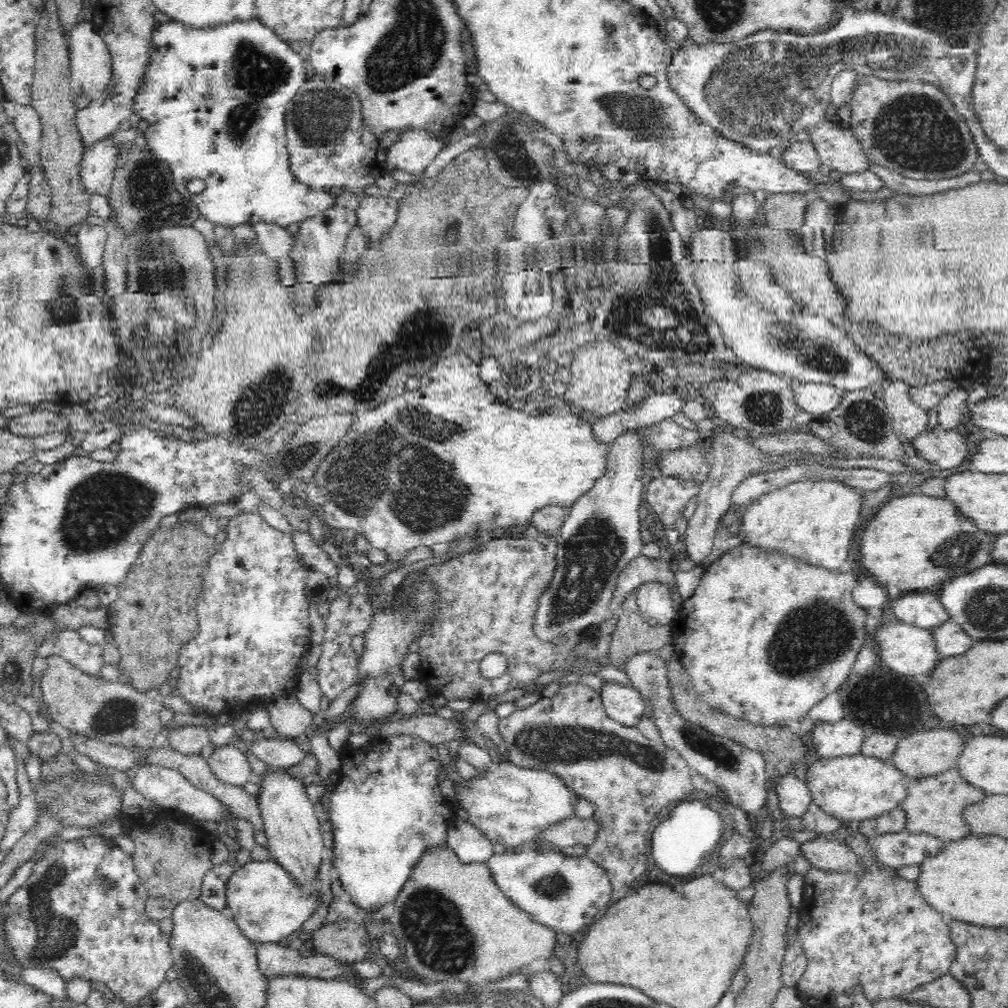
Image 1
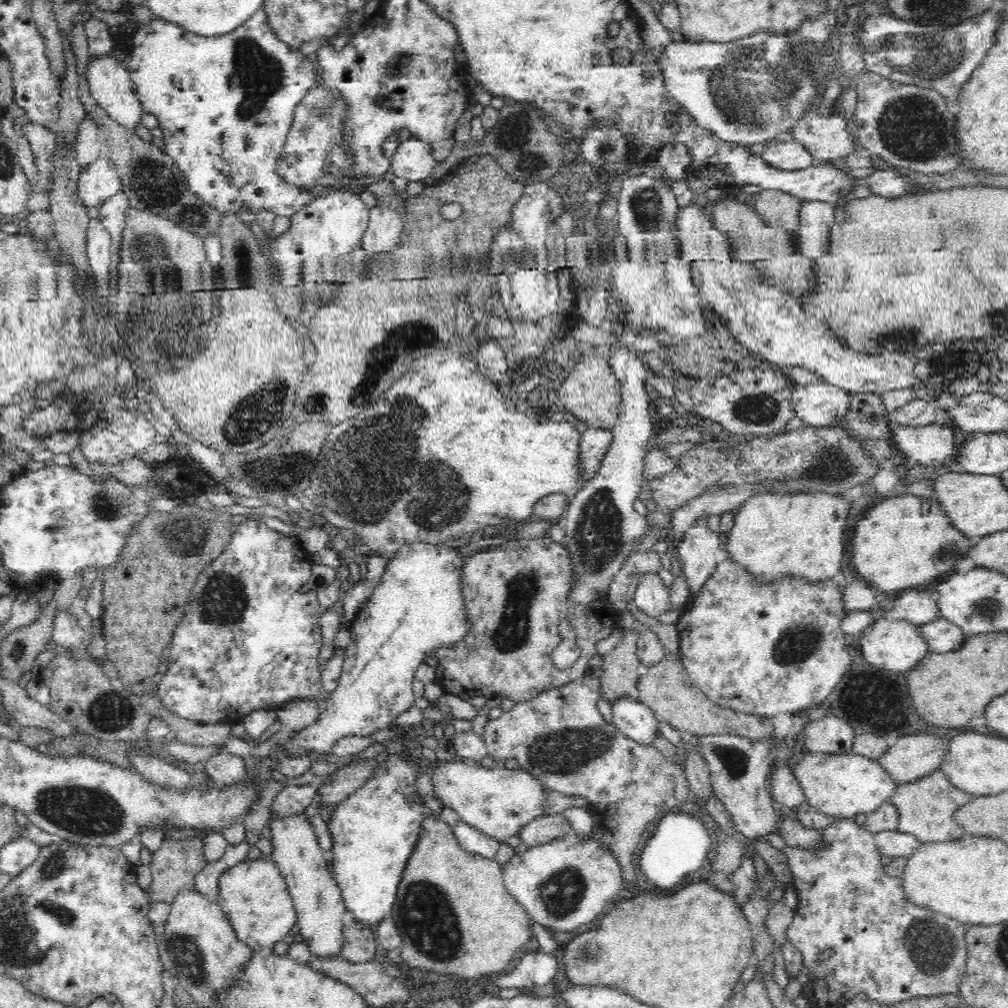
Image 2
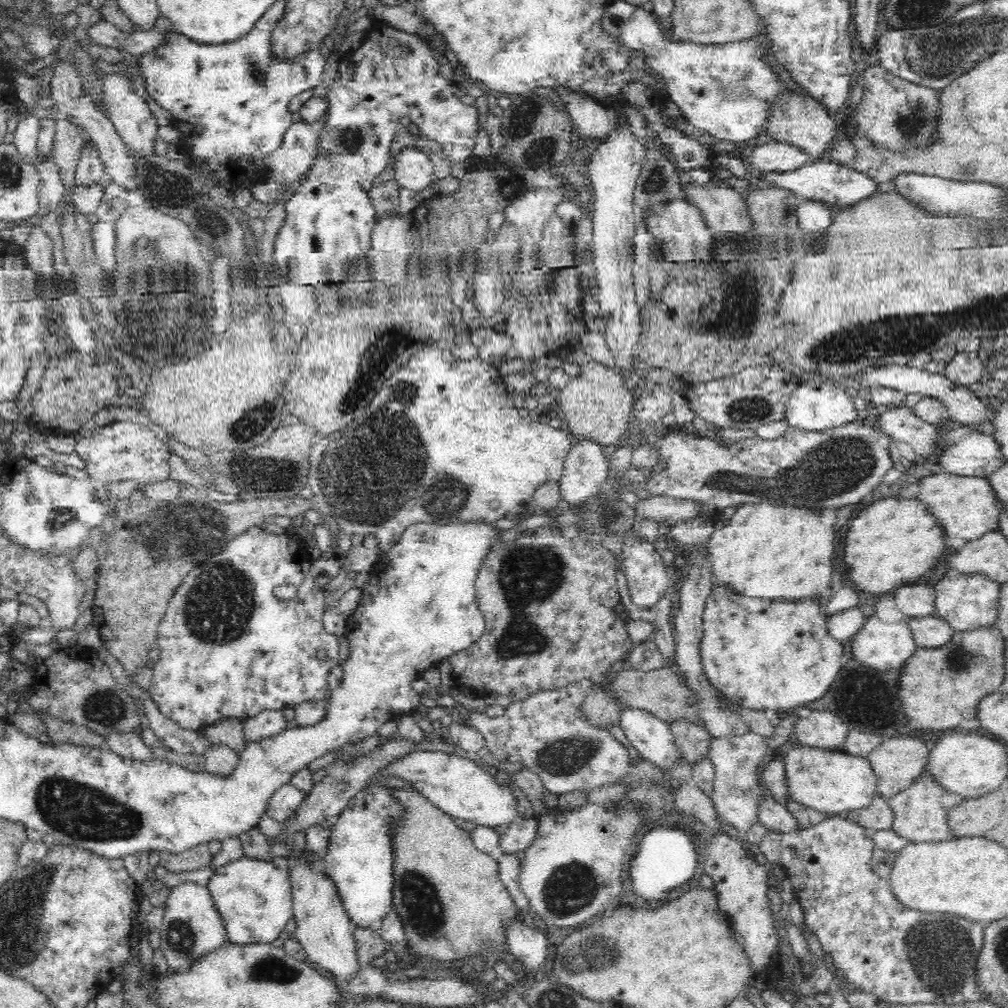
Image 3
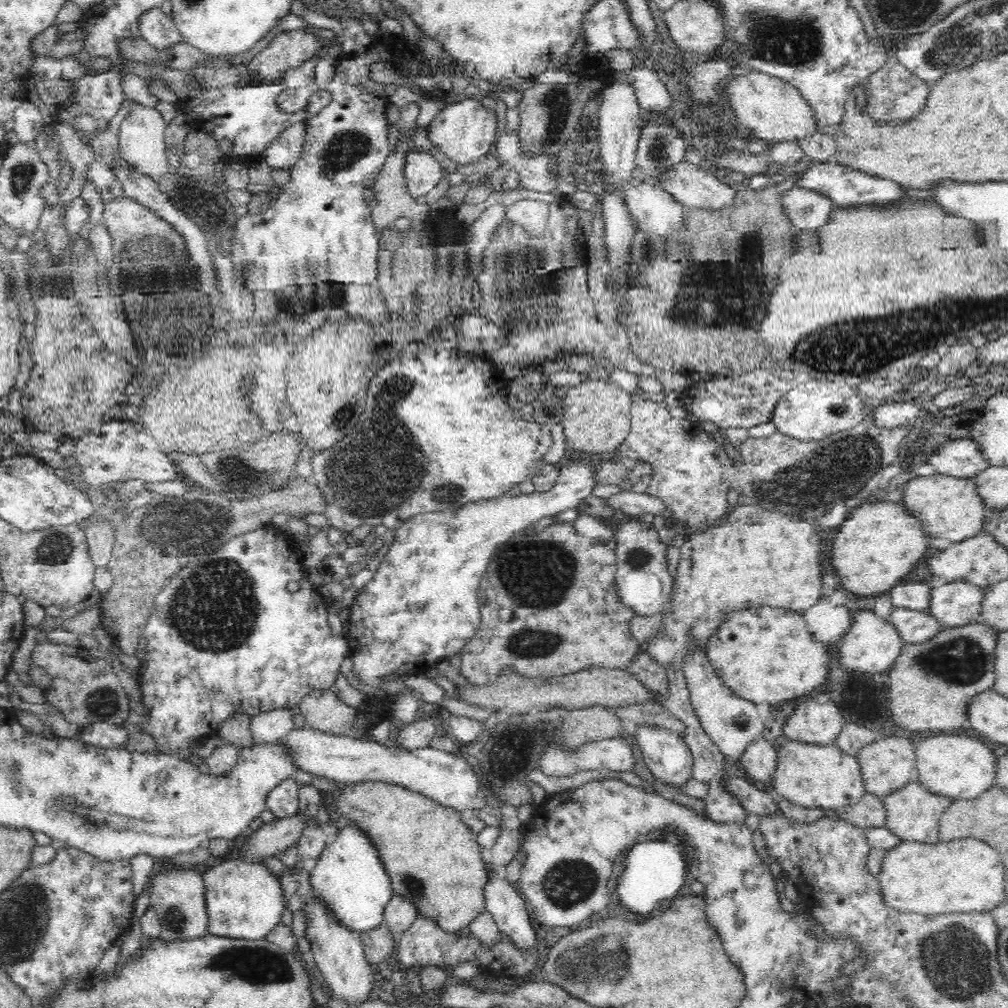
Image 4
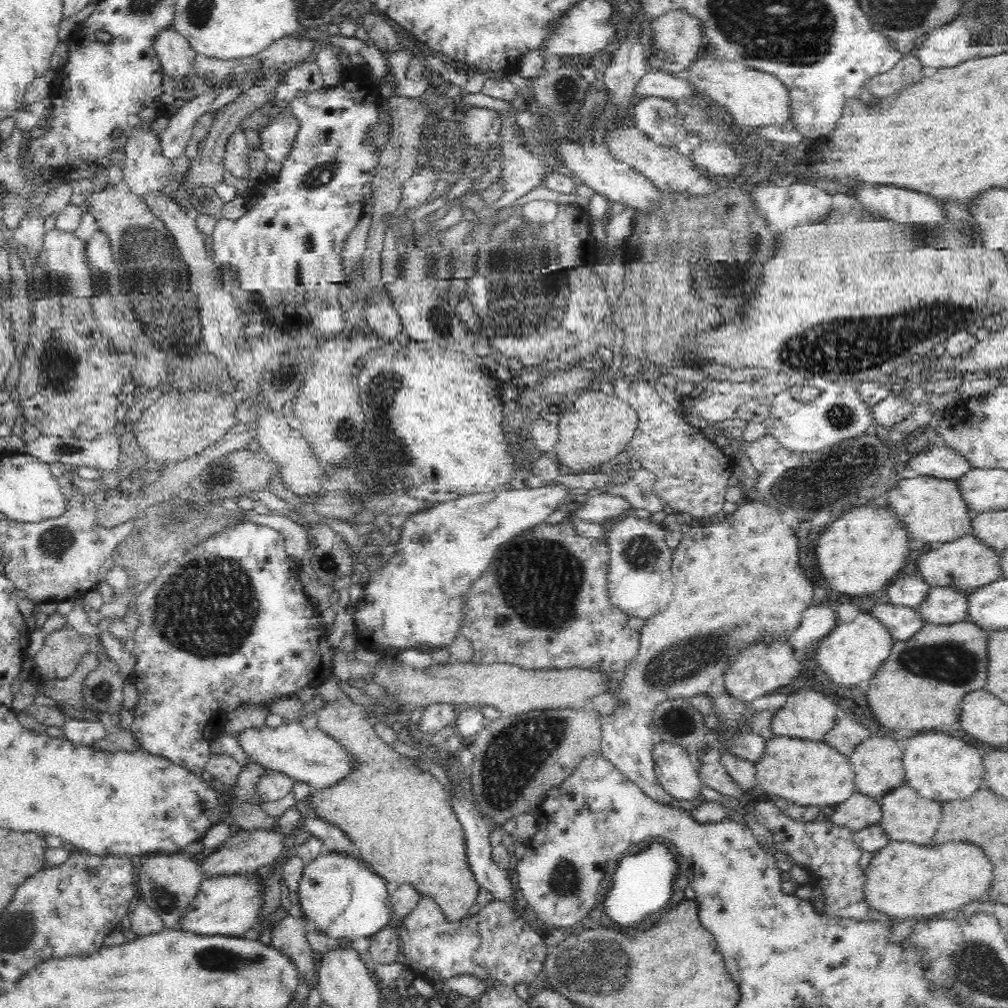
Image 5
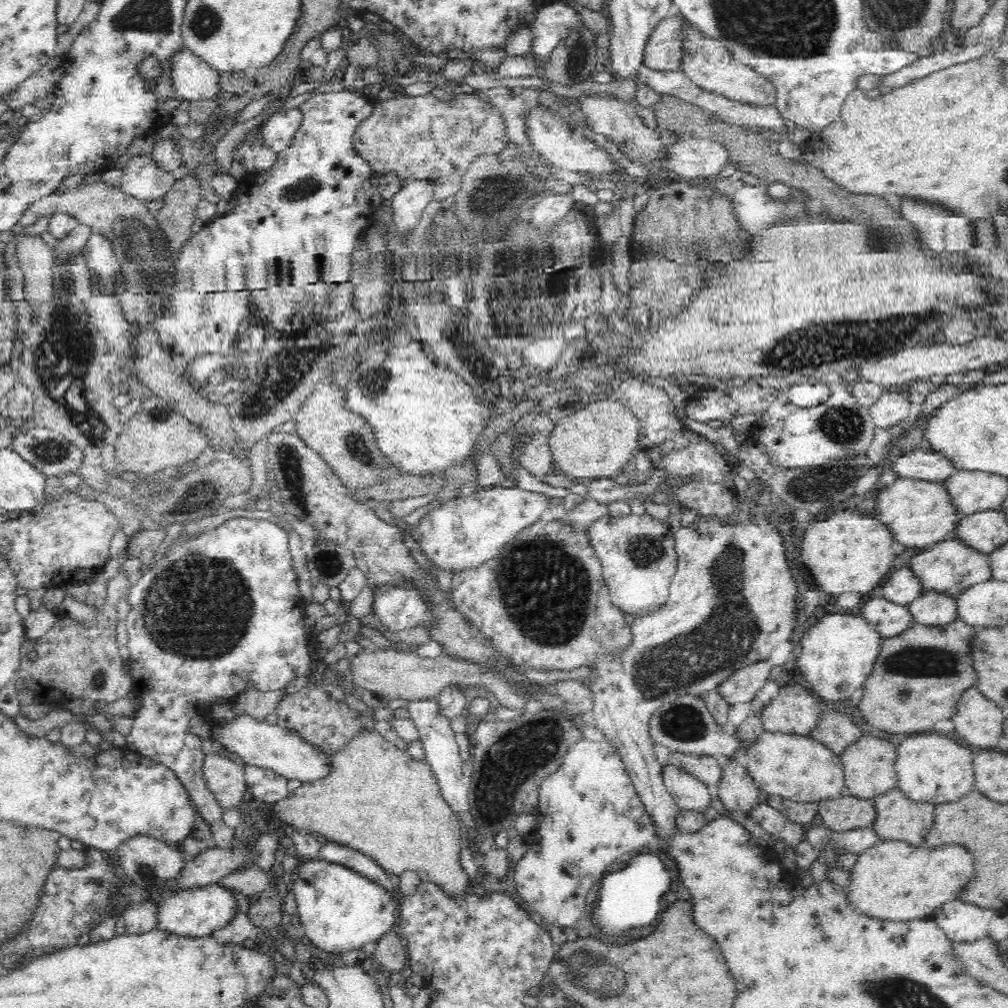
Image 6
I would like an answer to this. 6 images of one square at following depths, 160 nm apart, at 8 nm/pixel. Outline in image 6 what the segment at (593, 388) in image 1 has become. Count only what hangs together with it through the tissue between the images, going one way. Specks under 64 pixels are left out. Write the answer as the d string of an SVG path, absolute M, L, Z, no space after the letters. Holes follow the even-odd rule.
M615 397L588 404L582 410L558 419L549 436L553 464L573 478L611 478L627 470L634 450L639 448L639 421L620 400Z

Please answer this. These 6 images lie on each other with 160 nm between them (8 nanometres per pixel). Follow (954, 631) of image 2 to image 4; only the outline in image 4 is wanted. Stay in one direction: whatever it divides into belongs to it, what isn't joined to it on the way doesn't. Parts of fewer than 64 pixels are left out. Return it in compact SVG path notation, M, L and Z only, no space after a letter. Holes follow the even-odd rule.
M895 607L888 621L897 630L903 644L927 641L943 628L928 611L906 607Z

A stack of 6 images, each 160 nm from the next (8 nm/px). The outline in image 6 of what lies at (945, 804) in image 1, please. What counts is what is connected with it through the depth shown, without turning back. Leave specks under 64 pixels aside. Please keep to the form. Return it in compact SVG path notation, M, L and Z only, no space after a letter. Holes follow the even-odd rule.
M899 788L873 798L876 818L872 824L876 836L884 841L906 841L920 846L932 828L932 802L914 802Z

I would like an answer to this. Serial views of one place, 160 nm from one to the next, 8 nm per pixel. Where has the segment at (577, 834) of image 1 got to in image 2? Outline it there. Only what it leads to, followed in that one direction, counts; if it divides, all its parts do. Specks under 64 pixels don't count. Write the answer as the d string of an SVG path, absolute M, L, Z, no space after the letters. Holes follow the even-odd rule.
M542 814L527 822L519 832L520 842L526 846L540 846L561 837L571 830L570 823L560 814Z

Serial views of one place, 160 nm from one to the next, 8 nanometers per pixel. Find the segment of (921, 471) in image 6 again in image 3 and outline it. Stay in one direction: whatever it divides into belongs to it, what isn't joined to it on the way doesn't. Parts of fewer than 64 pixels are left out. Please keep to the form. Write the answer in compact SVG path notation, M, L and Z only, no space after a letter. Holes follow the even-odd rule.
M970 432L942 452L939 464L942 472L987 478L1006 462L992 435Z

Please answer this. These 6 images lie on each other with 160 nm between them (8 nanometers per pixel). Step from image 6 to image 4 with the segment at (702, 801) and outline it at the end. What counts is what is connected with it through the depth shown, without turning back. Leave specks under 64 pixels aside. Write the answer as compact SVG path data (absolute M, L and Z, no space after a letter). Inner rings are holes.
M636 726L635 734L654 779L675 788L682 788L692 780L694 759L680 734L654 726Z

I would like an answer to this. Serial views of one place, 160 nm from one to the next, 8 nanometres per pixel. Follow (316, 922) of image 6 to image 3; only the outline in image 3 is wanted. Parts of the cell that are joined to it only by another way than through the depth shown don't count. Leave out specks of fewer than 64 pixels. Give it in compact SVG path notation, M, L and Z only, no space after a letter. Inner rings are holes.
M380 782L368 784L360 789L338 815L337 822L331 827L331 837L325 853L323 874L334 883L336 893L348 914L353 926L367 927L374 922L384 920L393 907L393 848L389 828L393 818L400 812L401 806L391 797L390 788Z

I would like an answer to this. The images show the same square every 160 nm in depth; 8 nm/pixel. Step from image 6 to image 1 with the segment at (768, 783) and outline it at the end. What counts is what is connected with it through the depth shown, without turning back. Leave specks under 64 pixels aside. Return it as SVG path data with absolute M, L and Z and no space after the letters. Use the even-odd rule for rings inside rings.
M860 753L816 760L809 765L805 782L813 802L826 814L842 822L853 823L865 818L876 818L898 807L907 793L907 784L908 780L894 768L892 760L885 761Z

